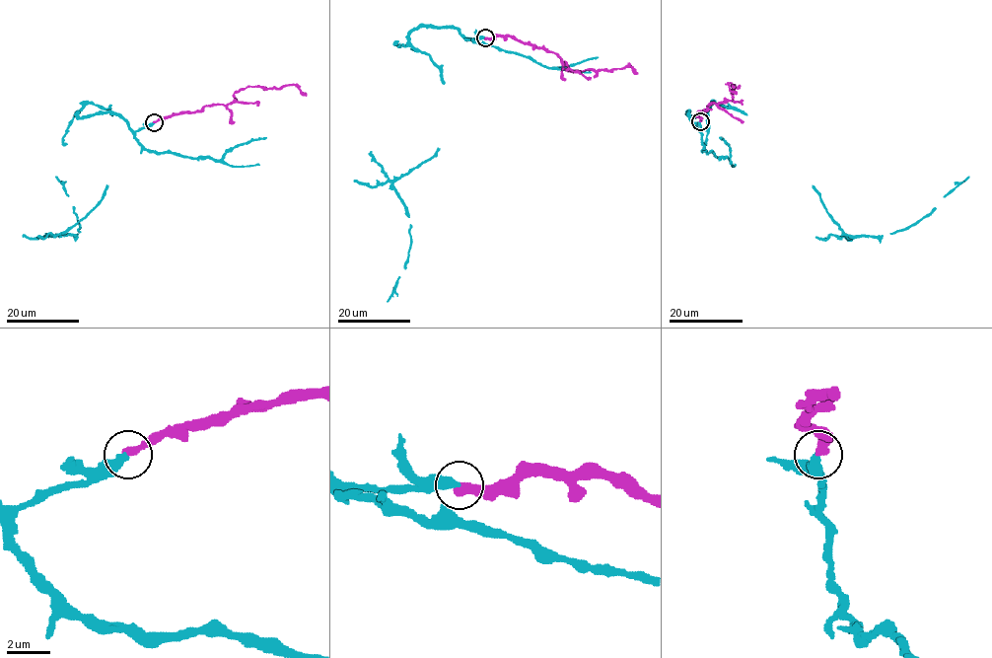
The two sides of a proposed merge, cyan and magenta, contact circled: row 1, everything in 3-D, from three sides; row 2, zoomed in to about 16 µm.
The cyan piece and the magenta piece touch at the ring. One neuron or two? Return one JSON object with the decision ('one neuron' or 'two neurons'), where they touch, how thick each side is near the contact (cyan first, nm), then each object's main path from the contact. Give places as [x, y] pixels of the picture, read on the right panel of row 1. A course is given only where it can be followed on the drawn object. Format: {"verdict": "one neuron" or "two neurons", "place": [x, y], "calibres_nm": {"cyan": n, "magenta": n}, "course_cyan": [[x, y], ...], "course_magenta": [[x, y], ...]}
{"verdict": "one neuron", "place": [700, 121], "calibres_nm": {"cyan": 400, "magenta": 400}, "course_cyan": [[700, 121], [699, 130], [688, 111], [715, 103], [743, 110], [849, 236], [907, 229], [969, 177]], "course_magenta": [[700, 121], [698, 113], [710, 105], [733, 99], [734, 85], [730, 83], [730, 89], [737, 93]]}

